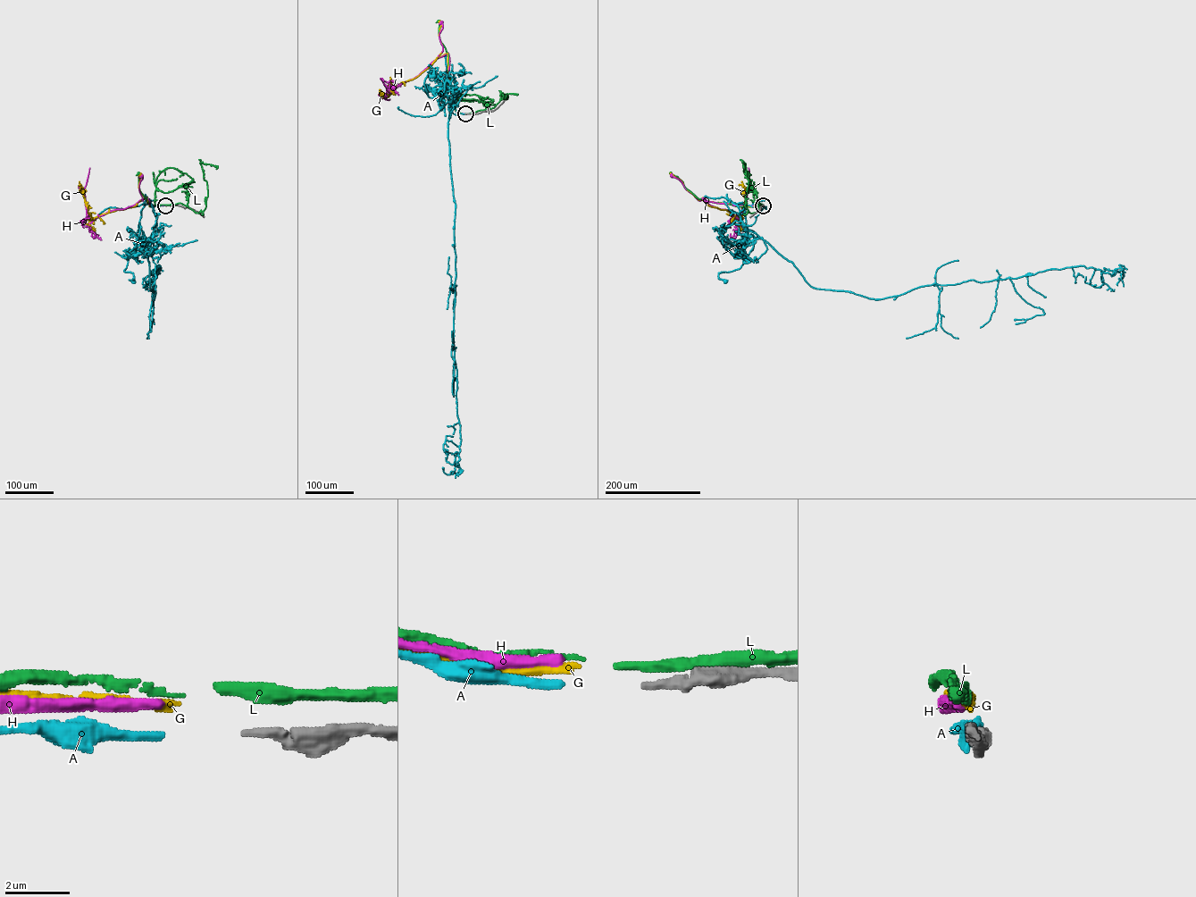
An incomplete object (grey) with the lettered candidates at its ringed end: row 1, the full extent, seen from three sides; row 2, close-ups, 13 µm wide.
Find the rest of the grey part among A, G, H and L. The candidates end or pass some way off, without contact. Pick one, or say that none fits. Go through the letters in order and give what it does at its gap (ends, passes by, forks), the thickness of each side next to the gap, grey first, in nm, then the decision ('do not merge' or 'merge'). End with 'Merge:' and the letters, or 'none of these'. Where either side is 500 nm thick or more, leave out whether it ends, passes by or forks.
A: it ends | 260/260 nm | merge
G: it ends | 260/240 nm | do not merge
H: it ends | 260/320 nm | do not merge
L: 260/500 nm | do not merge
Merge: A

